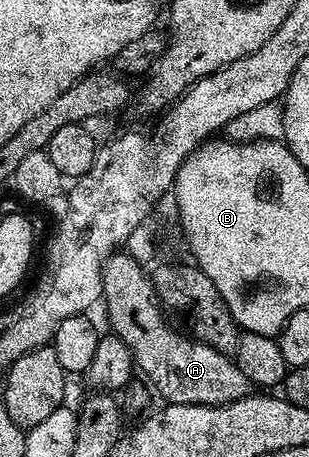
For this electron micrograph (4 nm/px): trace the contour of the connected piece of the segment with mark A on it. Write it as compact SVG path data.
M125 250L111 254L102 268L102 300L110 319L109 331L128 346L137 371L154 383L166 404L216 406L251 395L250 380L244 378L231 357L220 354L220 350L212 346L195 342L185 331L177 332L162 317L163 305L154 291L153 279L146 271Z

